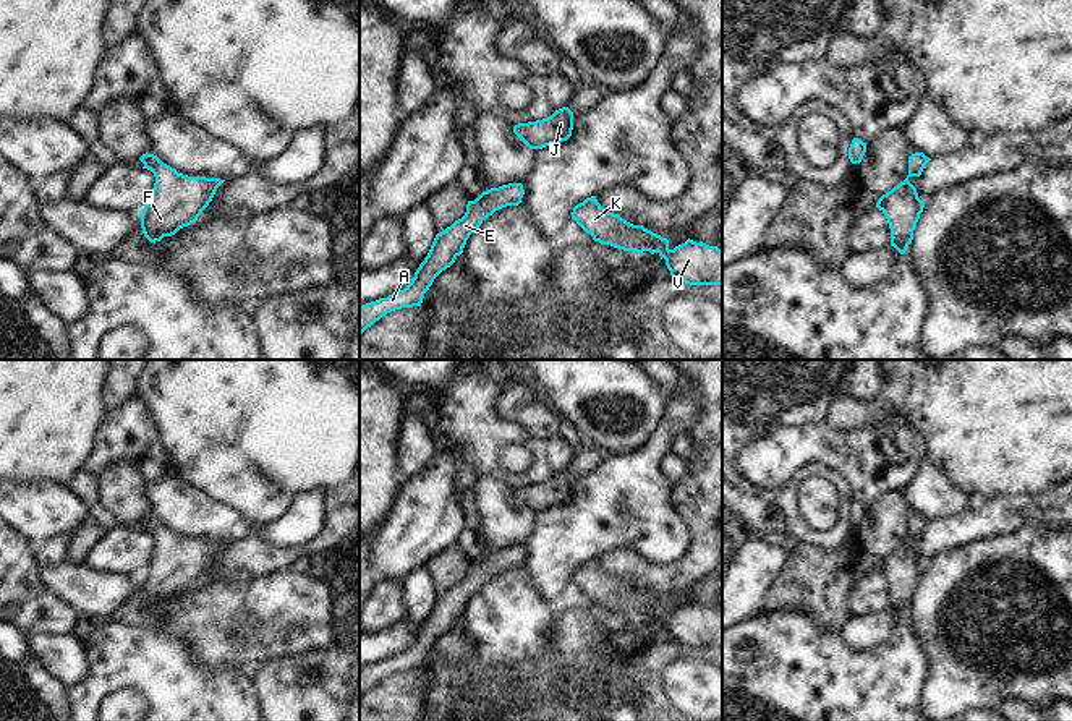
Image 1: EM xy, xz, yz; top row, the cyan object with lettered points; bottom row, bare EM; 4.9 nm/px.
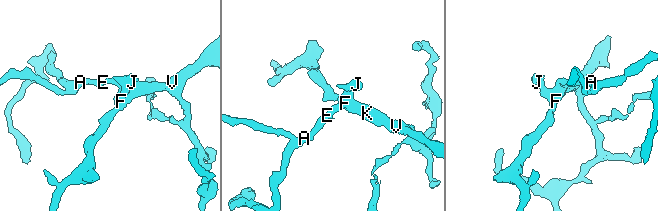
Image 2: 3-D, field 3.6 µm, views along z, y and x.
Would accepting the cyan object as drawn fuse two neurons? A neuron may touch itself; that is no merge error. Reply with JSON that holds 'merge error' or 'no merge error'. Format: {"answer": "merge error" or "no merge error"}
{"answer": "no merge error"}

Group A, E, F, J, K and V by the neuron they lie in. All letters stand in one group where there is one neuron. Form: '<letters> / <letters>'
A E F J K V

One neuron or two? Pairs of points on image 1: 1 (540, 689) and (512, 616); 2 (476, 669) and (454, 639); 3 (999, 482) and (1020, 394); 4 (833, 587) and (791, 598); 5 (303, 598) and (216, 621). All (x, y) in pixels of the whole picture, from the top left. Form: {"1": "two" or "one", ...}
{"1": "one", "2": "one", "3": "one", "4": "one", "5": "one"}

